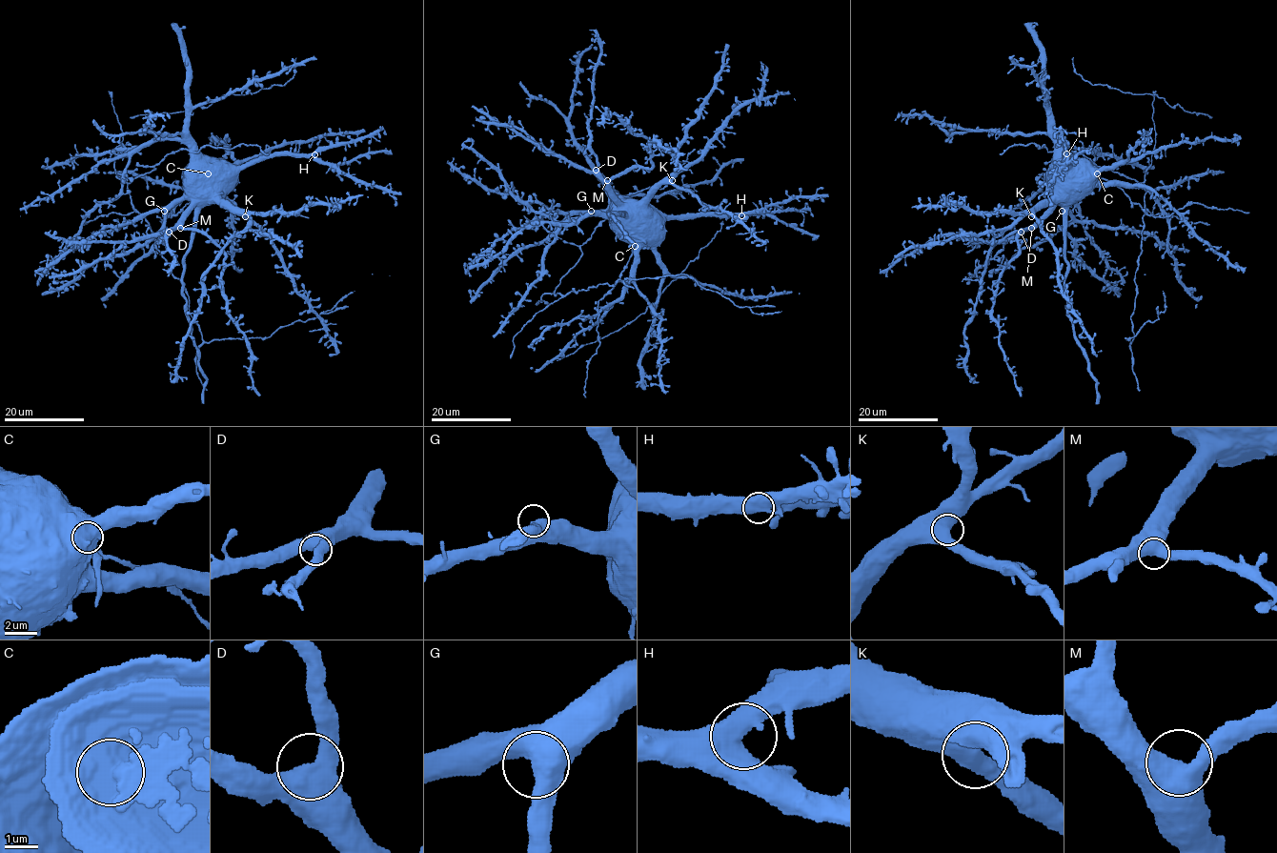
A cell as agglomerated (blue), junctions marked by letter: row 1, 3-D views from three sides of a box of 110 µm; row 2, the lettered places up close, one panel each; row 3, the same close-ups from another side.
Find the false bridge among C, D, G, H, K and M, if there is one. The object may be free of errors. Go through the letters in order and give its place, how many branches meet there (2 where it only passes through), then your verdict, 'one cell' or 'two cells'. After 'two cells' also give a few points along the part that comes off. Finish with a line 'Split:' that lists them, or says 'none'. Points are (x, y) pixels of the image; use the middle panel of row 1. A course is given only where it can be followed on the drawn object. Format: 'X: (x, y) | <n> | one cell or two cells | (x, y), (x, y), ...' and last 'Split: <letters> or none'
C: (635, 246) | 2 | two cells | (635, 245), (619, 278), (597, 304), (599, 345), (588, 365), (584, 389), (586, 396)
D: (596, 170) | 2 | one cell
G: (591, 211) | 2 | one cell
H: (741, 215) | 2 | one cell
K: (672, 180) | 2 | one cell
M: (607, 180) | 2 | one cell
Split: C

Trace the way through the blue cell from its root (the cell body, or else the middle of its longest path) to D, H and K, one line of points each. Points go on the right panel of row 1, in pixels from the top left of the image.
D: (1053, 178), (1056, 201), (1025, 231), (1021, 232)
H: (1053, 178), (1048, 178), (1054, 178), (1066, 167), (1066, 153)
K: (1053, 178), (1049, 181), (1051, 196), (1031, 216)

